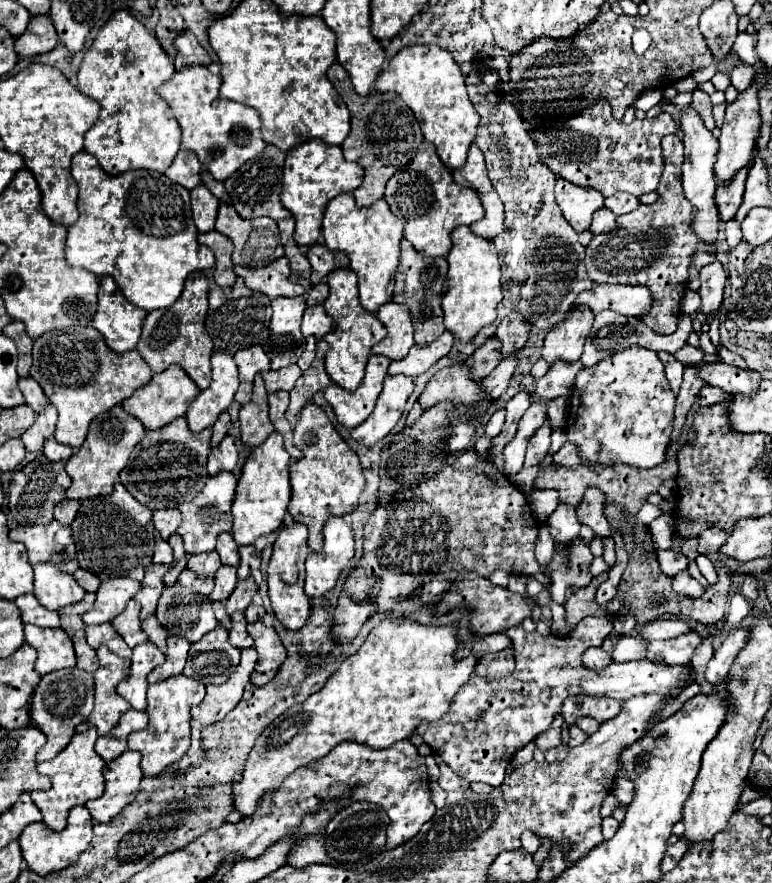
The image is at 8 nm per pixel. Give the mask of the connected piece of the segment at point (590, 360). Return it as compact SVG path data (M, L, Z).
M602 310L600 314L594 316L594 326L592 326L588 338L586 338L584 354L582 354L580 360L582 360L584 366L596 366L596 362L600 362L600 360L608 358L610 354L616 354L616 352L620 352L620 350L624 350L624 348L628 348L628 346L634 346L634 344L644 346L644 348L654 350L654 352L660 352L660 350L664 350L664 352L676 352L676 350L680 350L680 348L686 344L690 332L692 332L692 318L690 318L688 314L680 316L678 330L676 330L674 334L662 336L662 334L652 332L652 330L650 330L642 320L638 320L638 318L622 316L622 314L612 312L612 310Z

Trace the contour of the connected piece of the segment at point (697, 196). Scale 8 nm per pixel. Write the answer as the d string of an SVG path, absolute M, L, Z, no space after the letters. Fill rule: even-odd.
M690 106L680 114L680 128L684 132L684 166L682 166L682 188L684 196L692 202L696 214L692 220L692 228L696 230L696 236L706 242L706 244L716 244L718 242L718 210L714 204L714 190L718 186L716 176L714 176L714 162L716 162L716 152L718 152L718 140L714 134L704 126L700 114Z

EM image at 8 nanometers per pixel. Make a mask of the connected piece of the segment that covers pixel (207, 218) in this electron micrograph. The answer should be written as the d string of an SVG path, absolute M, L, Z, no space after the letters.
M196 186L190 190L192 194L192 214L194 214L194 224L198 232L208 232L214 230L216 214L218 214L218 198L212 196L212 192L206 186Z

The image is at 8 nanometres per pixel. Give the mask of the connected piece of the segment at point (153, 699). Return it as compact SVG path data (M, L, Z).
M178 674L176 678L166 678L164 682L156 682L148 686L148 716L150 722L146 730L132 732L128 736L128 748L138 750L142 754L140 768L144 774L156 776L166 766L180 760L190 748L190 708L204 700L204 684L194 678L186 678Z

